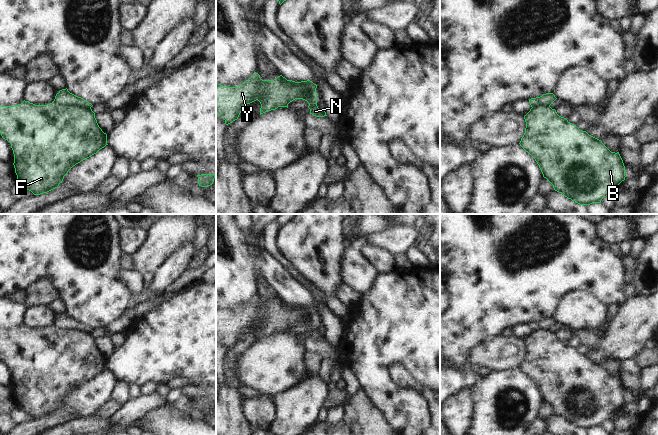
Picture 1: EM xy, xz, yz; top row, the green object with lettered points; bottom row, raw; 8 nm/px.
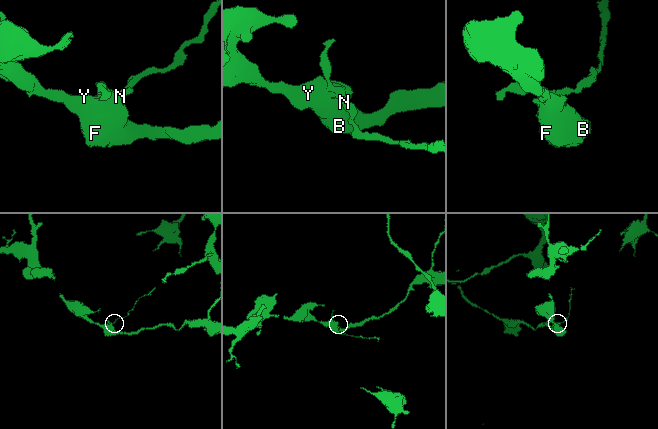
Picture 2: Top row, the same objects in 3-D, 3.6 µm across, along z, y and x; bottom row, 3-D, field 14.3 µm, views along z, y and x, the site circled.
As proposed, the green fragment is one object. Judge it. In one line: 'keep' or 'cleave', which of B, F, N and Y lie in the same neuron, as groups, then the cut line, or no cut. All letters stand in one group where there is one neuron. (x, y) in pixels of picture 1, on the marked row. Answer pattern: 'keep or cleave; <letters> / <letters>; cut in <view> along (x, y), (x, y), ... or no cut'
cleave; B F Y / N; cut in xy along (54, 100), (61, 104), (79, 104), (90, 108)

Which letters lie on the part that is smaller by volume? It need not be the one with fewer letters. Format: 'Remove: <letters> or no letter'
Remove: N.

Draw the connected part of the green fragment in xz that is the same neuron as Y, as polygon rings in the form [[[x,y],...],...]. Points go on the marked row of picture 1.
[[[255,73],[238,87],[225,87],[216,83],[216,114],[228,125],[238,119],[247,104],[256,100],[261,104],[261,115],[278,107],[288,108],[290,102],[302,99],[306,92],[304,86],[288,85],[282,75],[274,80],[262,80]]]

